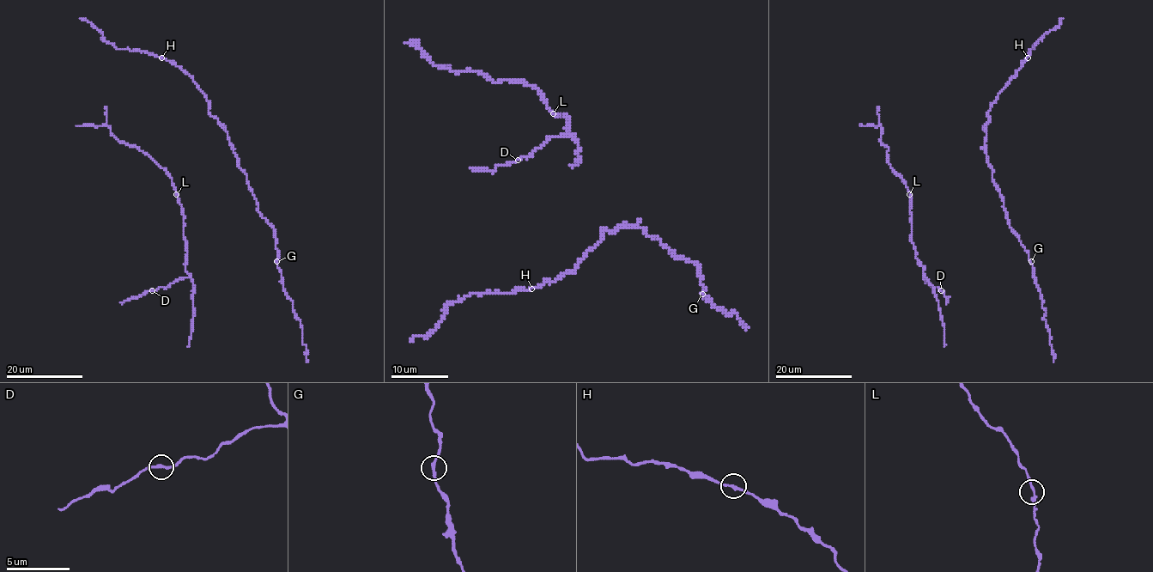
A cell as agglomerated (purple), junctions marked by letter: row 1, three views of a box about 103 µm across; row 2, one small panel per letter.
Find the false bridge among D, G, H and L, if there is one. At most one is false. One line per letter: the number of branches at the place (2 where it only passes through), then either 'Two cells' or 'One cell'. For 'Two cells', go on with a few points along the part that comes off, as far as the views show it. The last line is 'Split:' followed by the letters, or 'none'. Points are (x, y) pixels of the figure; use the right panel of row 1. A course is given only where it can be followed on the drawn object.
D: Branches: 2. One cell
G: Branches: 2. One cell
H: Branches: 2. One cell
L: Branches: 2. One cell
Split: none

